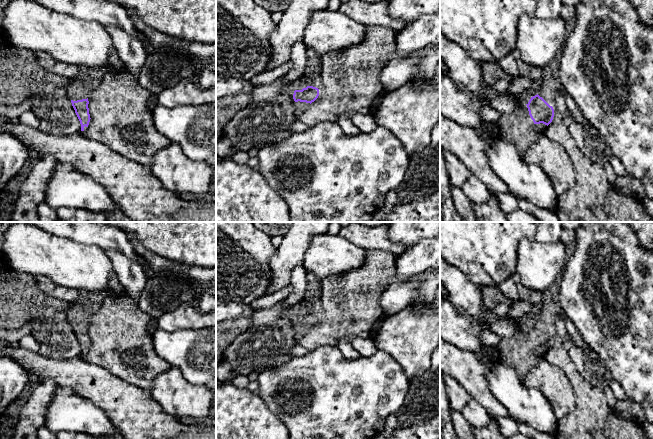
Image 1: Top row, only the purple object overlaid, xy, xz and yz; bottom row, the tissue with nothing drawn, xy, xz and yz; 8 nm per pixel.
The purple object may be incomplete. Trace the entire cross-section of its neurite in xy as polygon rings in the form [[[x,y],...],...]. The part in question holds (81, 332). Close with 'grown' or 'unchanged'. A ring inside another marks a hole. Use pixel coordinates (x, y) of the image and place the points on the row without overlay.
[[[107,290],[99,292],[79,291],[78,299],[70,303],[70,307],[64,312],[71,323],[72,330],[81,348],[81,355],[85,355],[90,346],[88,321],[96,313],[106,296]]]; grown

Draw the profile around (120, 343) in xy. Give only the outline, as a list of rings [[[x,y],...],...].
[[[109,294],[88,321],[91,343],[87,353],[79,358],[106,369],[150,394],[154,379],[170,368],[155,351],[152,336],[147,330],[151,320],[151,316],[143,312],[126,294],[122,297]]]

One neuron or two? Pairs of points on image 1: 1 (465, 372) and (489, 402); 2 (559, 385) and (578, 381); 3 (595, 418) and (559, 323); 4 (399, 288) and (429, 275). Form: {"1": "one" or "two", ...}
{"1": "one", "2": "two", "3": "one", "4": "one"}

